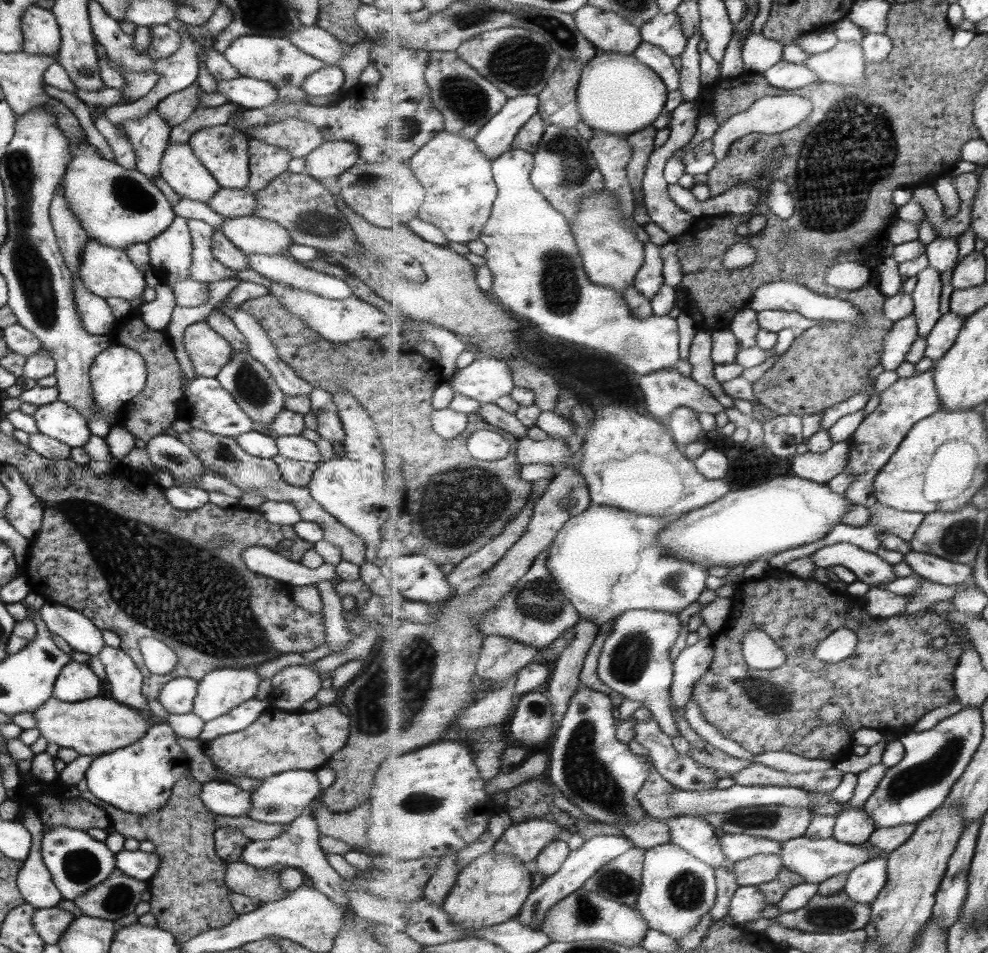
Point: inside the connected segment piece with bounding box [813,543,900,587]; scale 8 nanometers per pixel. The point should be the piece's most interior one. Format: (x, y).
(870, 569)

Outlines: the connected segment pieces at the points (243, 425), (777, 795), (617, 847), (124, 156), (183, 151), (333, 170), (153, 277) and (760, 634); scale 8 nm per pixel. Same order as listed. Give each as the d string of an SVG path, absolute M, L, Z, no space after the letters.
M195 377L190 385L183 390L181 405L178 409L178 417L181 421L188 422L193 429L204 430L217 436L234 437L256 428L256 424L238 407L232 396L217 382L216 377Z
M735 785L728 789L717 788L713 791L691 792L676 789L670 796L668 805L675 813L723 813L737 808L756 807L761 805L789 805L792 807L803 807L813 813L814 804L812 798L814 792L803 790L800 787L791 786L749 786Z
M607 835L603 838L591 839L584 846L572 850L559 869L559 872L546 877L545 882L539 886L538 890L529 895L525 906L523 906L522 911L515 920L525 924L525 926L541 931L542 924L545 923L546 916L549 914L551 907L561 903L563 899L566 899L573 892L578 891L598 869L603 868L604 864L606 865L618 856L629 852L633 847L634 843L624 835Z
M99 107L90 108L90 112L99 112L97 117L93 118L93 124L111 148L114 161L121 168L135 168L136 158L127 138L117 131L117 126L113 126L104 117L105 108L100 108L100 111L97 111L97 108Z
M168 142L160 160L159 176L179 197L199 203L206 204L220 189L219 183L195 158L187 144Z
M323 141L304 156L304 172L316 181L338 177L358 159L357 147L347 141Z
M146 264L143 272L144 282L147 286L153 287L155 296L151 302L144 302L135 311L139 318L151 330L165 330L171 316L171 310L175 306L174 296L167 285L162 284L162 280Z
M764 630L747 631L743 646L746 663L753 669L773 670L788 662L787 653Z

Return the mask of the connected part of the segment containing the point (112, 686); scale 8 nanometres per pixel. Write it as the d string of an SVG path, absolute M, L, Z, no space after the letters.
M104 644L96 655L105 670L105 679L102 682L109 684L109 698L137 711L151 709L152 705L140 693L143 677L126 652L120 647Z

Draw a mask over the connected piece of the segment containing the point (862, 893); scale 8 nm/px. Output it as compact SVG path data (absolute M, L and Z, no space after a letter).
M886 856L871 859L868 863L860 864L849 873L844 891L855 902L872 905L879 893L886 887L889 880L888 875Z

